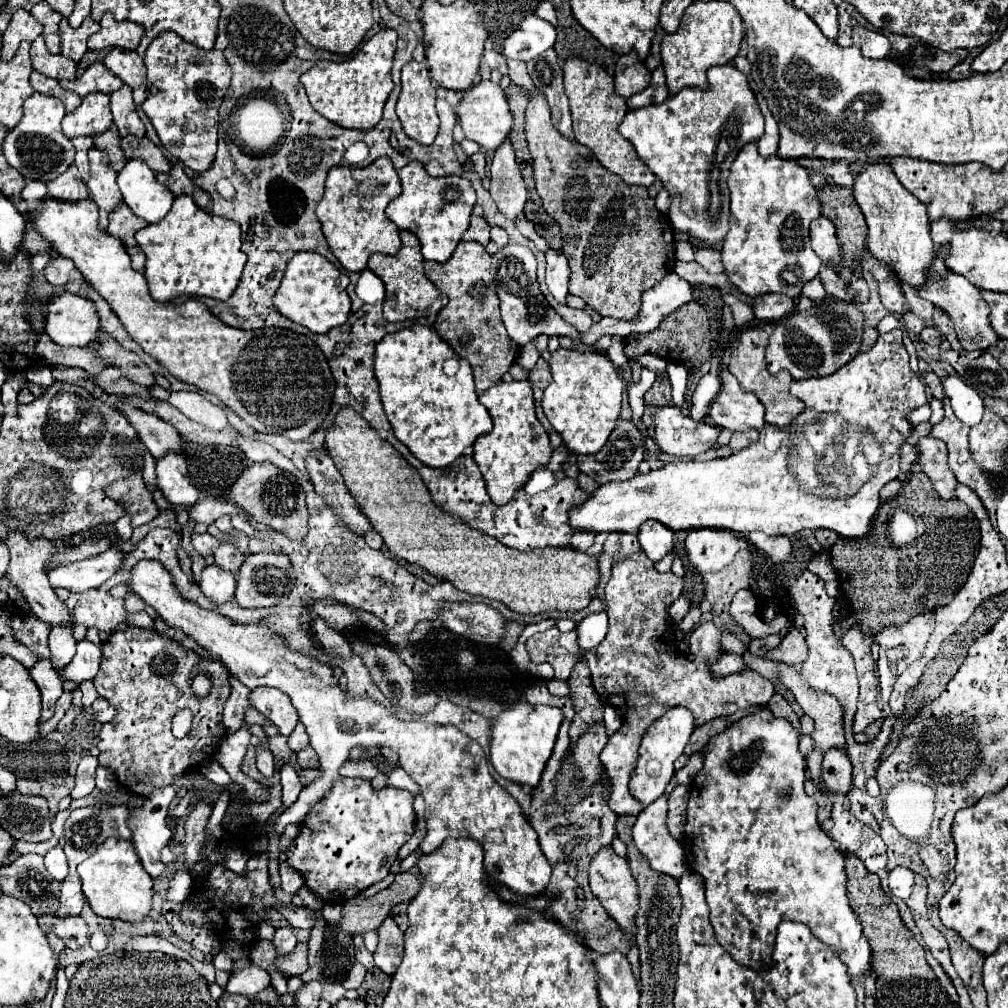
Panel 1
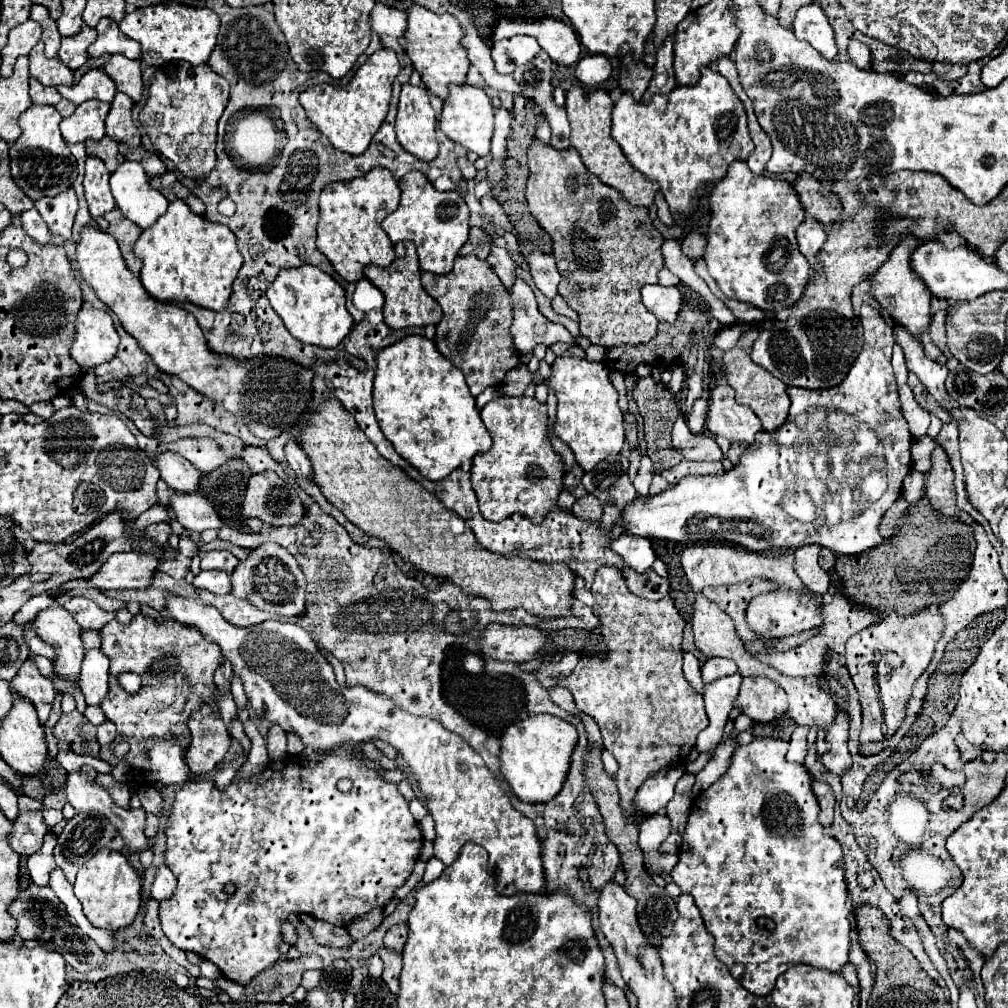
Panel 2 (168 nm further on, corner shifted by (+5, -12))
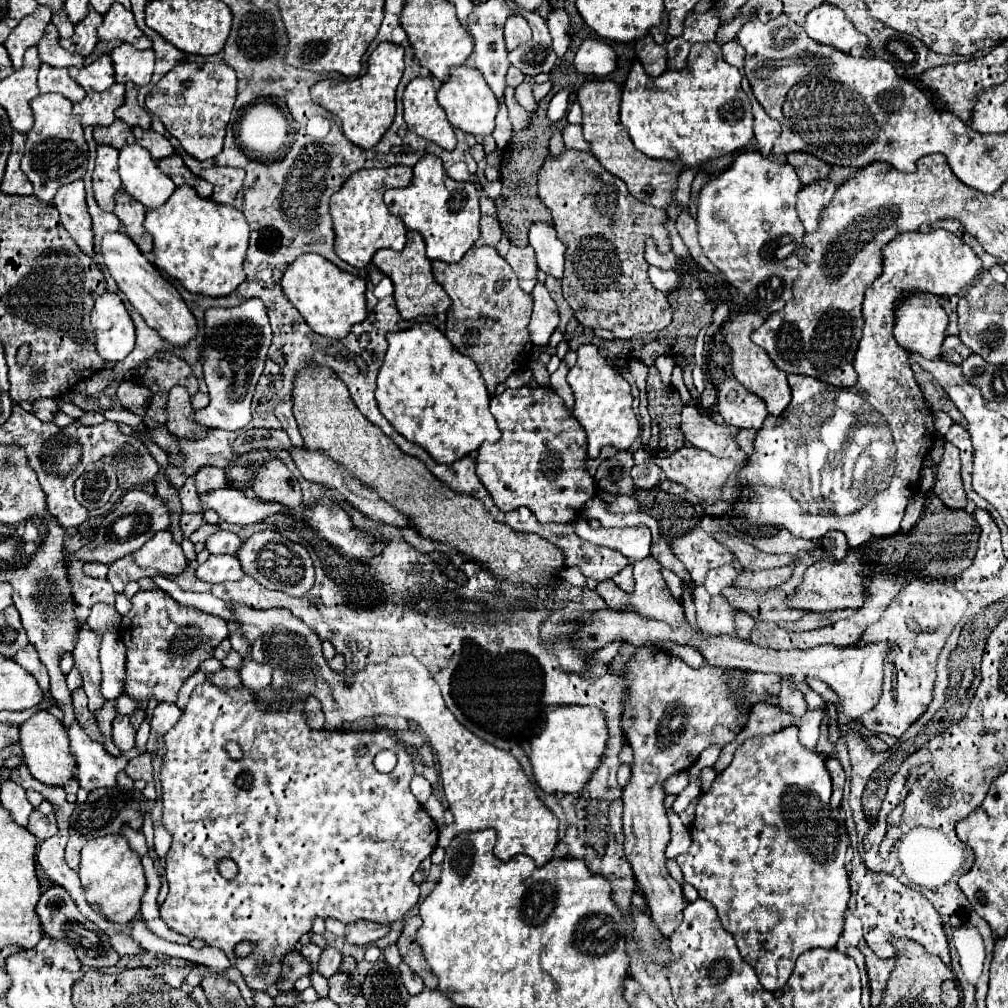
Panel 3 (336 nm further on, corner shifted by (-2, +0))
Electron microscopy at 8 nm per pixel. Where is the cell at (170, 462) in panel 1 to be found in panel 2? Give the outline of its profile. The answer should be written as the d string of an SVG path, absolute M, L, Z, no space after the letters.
M174 492L170 498L170 506L176 512L178 522L194 532L202 532L206 528L222 528L224 522L220 520L216 508L208 498L202 494L178 494Z

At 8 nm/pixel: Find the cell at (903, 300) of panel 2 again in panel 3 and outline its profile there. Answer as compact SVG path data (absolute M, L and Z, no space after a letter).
M907 292L903 300L895 306L895 340L899 346L903 346L907 352L919 352L921 356L933 360L941 354L941 344L945 340L947 330L947 314L943 306L939 304L939 296L927 294L927 292Z

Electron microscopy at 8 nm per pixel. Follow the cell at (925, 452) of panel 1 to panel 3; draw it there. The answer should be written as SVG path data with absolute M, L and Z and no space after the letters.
M945 442L945 454L937 466L933 492L943 500L947 508L965 508L967 504L959 474L959 450L951 442Z

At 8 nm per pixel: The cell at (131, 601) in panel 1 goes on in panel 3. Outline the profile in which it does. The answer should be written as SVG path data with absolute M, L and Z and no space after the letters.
M89 562L83 564L83 574L85 576L97 576L97 578L105 578L107 576L109 566L107 564L99 564L99 562Z

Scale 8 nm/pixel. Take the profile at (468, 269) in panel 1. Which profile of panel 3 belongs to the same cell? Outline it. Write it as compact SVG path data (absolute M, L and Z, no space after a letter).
M491 246L471 248L457 264L439 260L431 264L435 280L451 298L445 336L459 352L475 360L489 394L493 396L499 382L505 382L511 372L527 366L529 362L533 344L527 324L533 310L533 298L519 288L515 272Z

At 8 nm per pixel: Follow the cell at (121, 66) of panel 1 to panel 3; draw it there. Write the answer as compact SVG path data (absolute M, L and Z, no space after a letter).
M121 44L111 52L117 82L133 82L135 86L145 86L153 74L155 54L153 50L137 50L131 44Z

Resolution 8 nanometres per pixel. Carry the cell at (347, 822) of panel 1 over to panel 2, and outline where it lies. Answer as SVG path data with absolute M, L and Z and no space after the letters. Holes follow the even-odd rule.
M344 744L340 748L334 748L332 752L324 754L320 760L310 762L304 760L302 756L284 756L282 760L272 760L262 772L252 774L248 778L234 778L230 782L230 786L226 790L218 790L214 780L188 780L182 788L176 790L174 794L174 802L170 806L168 812L168 824L166 824L166 864L168 868L174 872L178 884L176 890L172 894L172 898L162 900L160 902L160 926L162 932L166 934L166 938L180 950L184 952L196 952L198 956L212 960L220 970L222 976L240 984L240 986L248 986L252 982L252 976L256 976L258 972L262 972L264 968L272 966L278 962L280 958L280 944L282 940L282 924L290 918L290 914L312 914L318 920L330 922L334 926L348 926L354 918L360 918L364 914L368 914L372 908L380 906L384 908L384 904L388 904L388 900L394 898L394 892L398 886L402 886L408 876L412 874L414 862L420 856L420 848L422 848L422 832L418 822L414 820L414 816L408 810L408 802L404 800L404 796L398 790L398 784L384 780L376 768L370 768L362 762L362 754L356 752L352 746ZM340 778L350 778L354 782L354 788L350 792L340 792L336 788ZM234 882L236 884L236 892L234 894L226 894L224 892L224 884Z

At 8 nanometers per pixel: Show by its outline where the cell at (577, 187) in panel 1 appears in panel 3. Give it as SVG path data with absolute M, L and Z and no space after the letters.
M563 148L559 156L547 156L537 188L541 202L553 214L557 238L567 246L563 296L577 320L589 328L611 330L623 340L663 330L671 322L671 306L667 296L649 282L645 242L653 238L659 252L671 250L663 228L667 212L635 200L627 184L609 174L591 152Z

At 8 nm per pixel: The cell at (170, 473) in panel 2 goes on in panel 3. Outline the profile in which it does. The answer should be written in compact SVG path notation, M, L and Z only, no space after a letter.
M203 466L203 468L199 468L193 478L195 478L195 486L197 486L197 492L199 492L199 494L227 486L225 472L223 472L221 468L213 468L213 466Z

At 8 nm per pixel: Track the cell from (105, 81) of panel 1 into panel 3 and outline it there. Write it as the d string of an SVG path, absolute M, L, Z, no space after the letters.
M101 56L99 60L83 68L69 68L69 74L87 92L89 90L103 92L115 84L115 70L113 70L113 62L109 56Z

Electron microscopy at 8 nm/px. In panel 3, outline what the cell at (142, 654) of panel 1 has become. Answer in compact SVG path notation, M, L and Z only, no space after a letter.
M155 588L149 592L137 592L131 598L131 610L123 616L119 634L127 646L123 692L141 704L131 714L131 726L139 730L145 720L145 704L149 700L175 704L183 682L199 670L203 660L213 658L215 648L229 636L229 630L223 618L181 606L169 594Z

